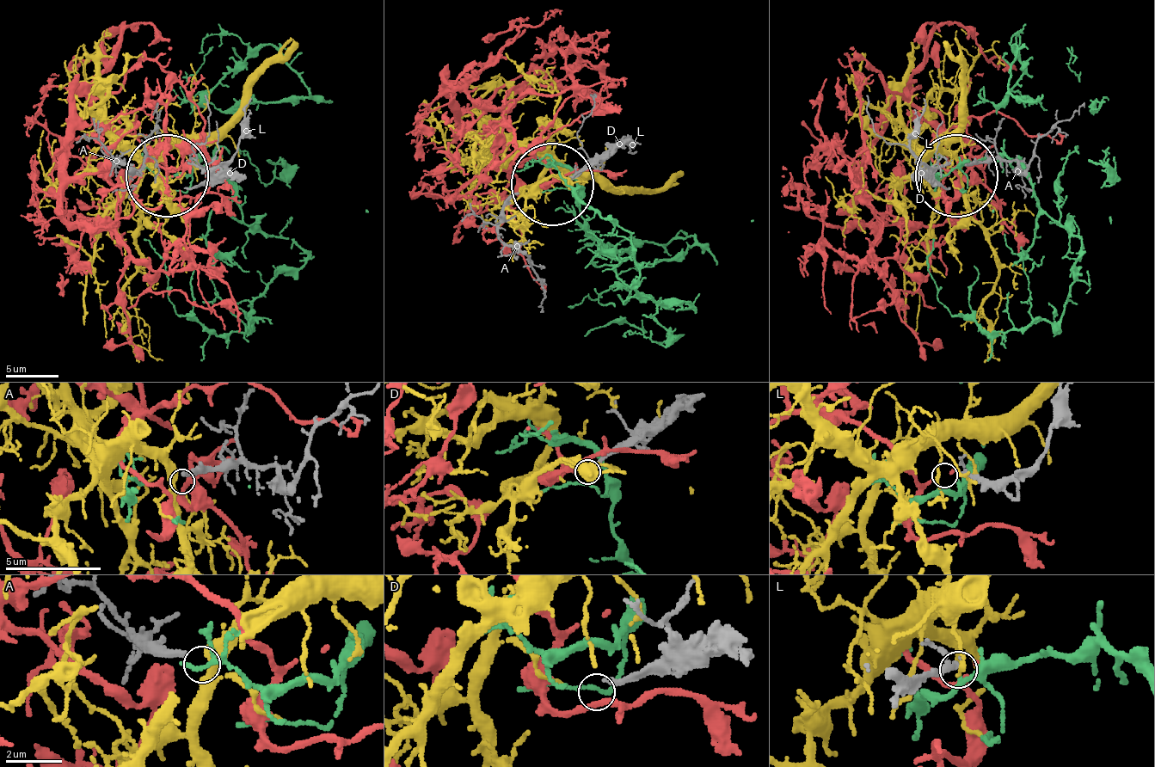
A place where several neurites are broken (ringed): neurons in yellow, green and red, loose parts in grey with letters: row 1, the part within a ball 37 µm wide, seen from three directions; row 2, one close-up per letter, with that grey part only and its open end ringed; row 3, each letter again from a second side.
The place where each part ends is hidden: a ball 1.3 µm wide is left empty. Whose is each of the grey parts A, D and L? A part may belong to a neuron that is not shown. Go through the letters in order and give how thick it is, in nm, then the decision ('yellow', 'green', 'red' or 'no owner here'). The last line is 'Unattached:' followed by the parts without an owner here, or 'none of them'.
A: calibre 260 nm; yellow
D: calibre 200 nm; no owner here
L: calibre 130 nm; red
Unattached: D

